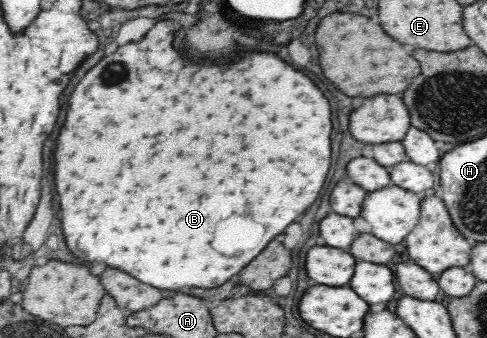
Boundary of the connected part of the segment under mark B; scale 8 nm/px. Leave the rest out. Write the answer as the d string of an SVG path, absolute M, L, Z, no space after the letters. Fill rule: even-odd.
M171 20L155 22L150 31L138 43L118 46L118 51L104 57L92 67L84 79L72 91L68 101L68 113L64 127L56 139L54 151L54 185L60 195L62 231L70 253L78 255L84 263L106 263L120 269L138 281L156 289L196 287L214 289L240 274L276 235L298 219L318 197L328 169L330 169L330 133L332 133L332 111L322 91L300 71L286 65L278 55L242 53L236 61L226 65L212 63L186 63L178 49L174 49L174 33L178 26Z

